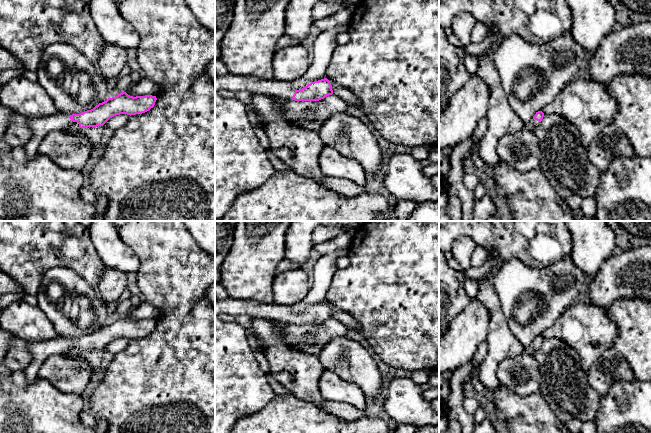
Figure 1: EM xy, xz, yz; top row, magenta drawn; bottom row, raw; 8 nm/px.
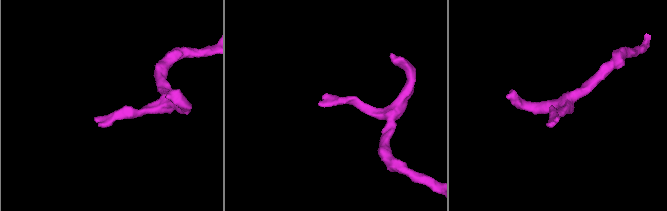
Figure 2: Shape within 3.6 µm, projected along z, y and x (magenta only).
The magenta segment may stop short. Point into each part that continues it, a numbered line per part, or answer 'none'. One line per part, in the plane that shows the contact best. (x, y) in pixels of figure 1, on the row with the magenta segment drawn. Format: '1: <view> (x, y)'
1: xy (41, 126)

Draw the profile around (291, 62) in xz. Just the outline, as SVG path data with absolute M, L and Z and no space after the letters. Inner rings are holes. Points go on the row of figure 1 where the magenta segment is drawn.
M301 44L280 48L272 61L274 79L290 82L304 75L310 63L308 52Z

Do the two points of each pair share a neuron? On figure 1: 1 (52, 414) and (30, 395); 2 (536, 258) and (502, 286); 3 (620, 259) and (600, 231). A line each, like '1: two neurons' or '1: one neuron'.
1: one neuron
2: two neurons
3: two neurons

